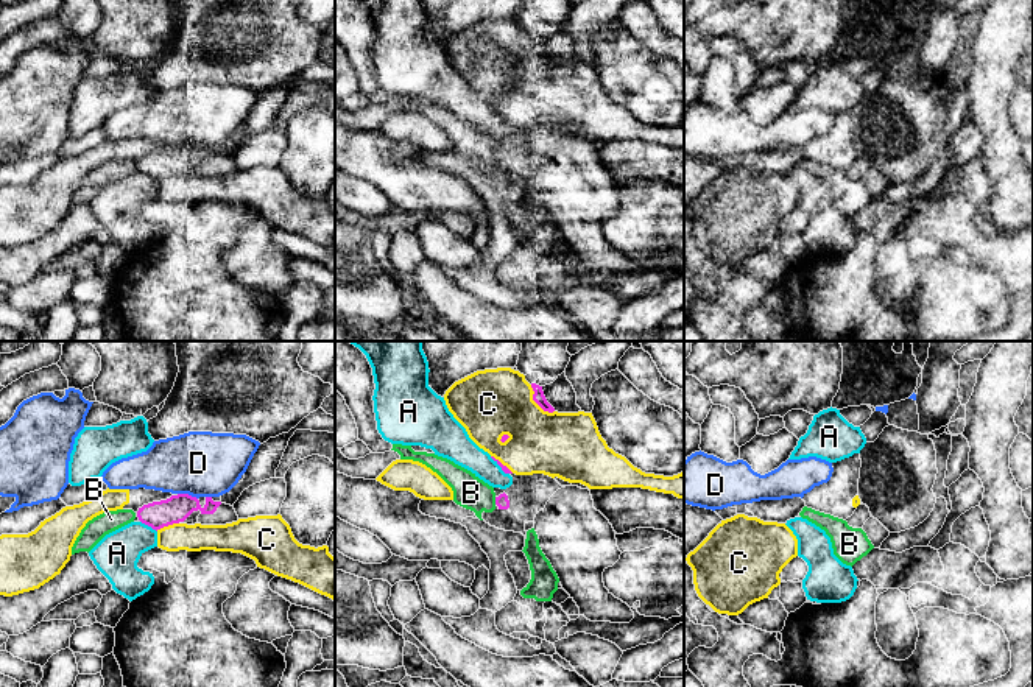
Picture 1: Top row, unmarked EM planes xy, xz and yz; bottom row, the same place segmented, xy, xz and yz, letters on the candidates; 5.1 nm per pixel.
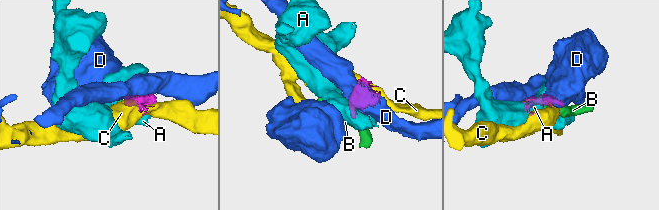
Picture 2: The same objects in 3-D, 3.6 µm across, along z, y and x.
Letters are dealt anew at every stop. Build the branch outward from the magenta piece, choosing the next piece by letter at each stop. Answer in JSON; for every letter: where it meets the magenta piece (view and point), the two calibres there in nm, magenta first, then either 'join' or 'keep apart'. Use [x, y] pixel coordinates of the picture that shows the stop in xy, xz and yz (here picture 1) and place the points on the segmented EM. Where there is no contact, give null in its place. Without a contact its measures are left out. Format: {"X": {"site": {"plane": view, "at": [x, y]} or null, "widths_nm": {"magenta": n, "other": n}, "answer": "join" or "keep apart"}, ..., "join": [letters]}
{"A": {"site": {"plane": "xy", "at": [148, 525]}, "widths_nm": {"magenta": 140, "other": 220}, "answer": "keep apart"}, "B": {"site": {"plane": "xz", "at": [496, 500]}, "widths_nm": {"magenta": 70, "other": 170}, "answer": "keep apart"}, "C": {"site": {"plane": "xz", "at": [536, 402]}, "widths_nm": {"magenta": 60, "other": 360}, "answer": "keep apart"}, "D": {"site": {"plane": "xy", "at": [187, 494]}, "widths_nm": {"magenta": 140, "other": 340}, "answer": "keep apart"}, "join": []}

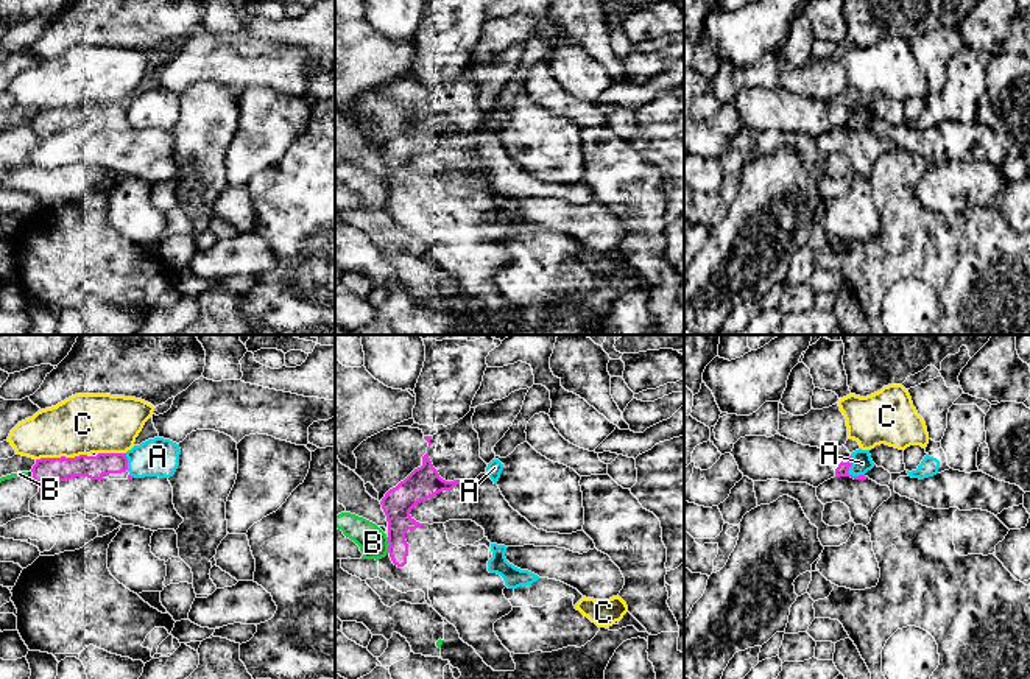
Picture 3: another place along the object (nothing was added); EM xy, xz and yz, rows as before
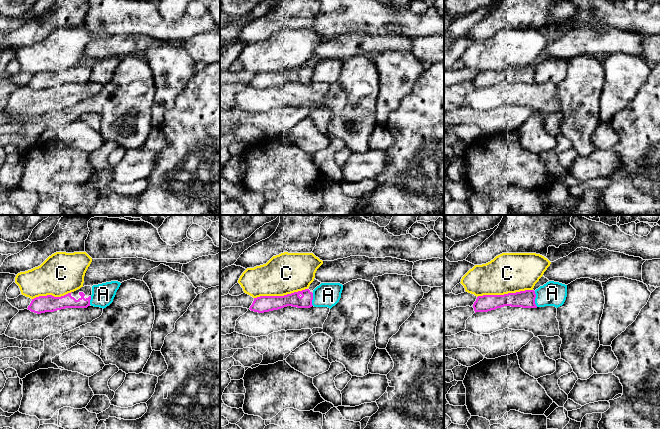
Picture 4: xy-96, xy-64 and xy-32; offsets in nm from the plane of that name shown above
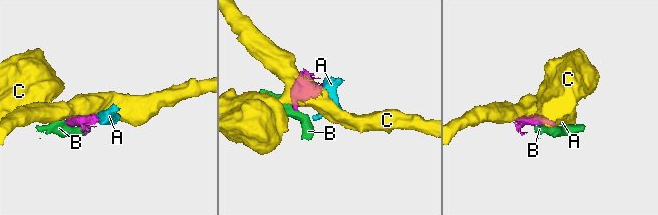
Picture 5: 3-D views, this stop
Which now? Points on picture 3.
{"A": {"site": {"plane": "yz", "at": [846, 472]}, "widths_nm": {"magenta": 60, "other": 100}, "answer": "keep apart"}, "B": {"site": {"plane": "xz", "at": [390, 545]}, "widths_nm": {"magenta": 160, "other": 150}, "answer": "keep apart"}, "C": {"site": {"plane": "xy", "at": [61, 457]}, "widths_nm": {"magenta": 140, "other": 320}, "answer": "keep apart"}, "join": []}

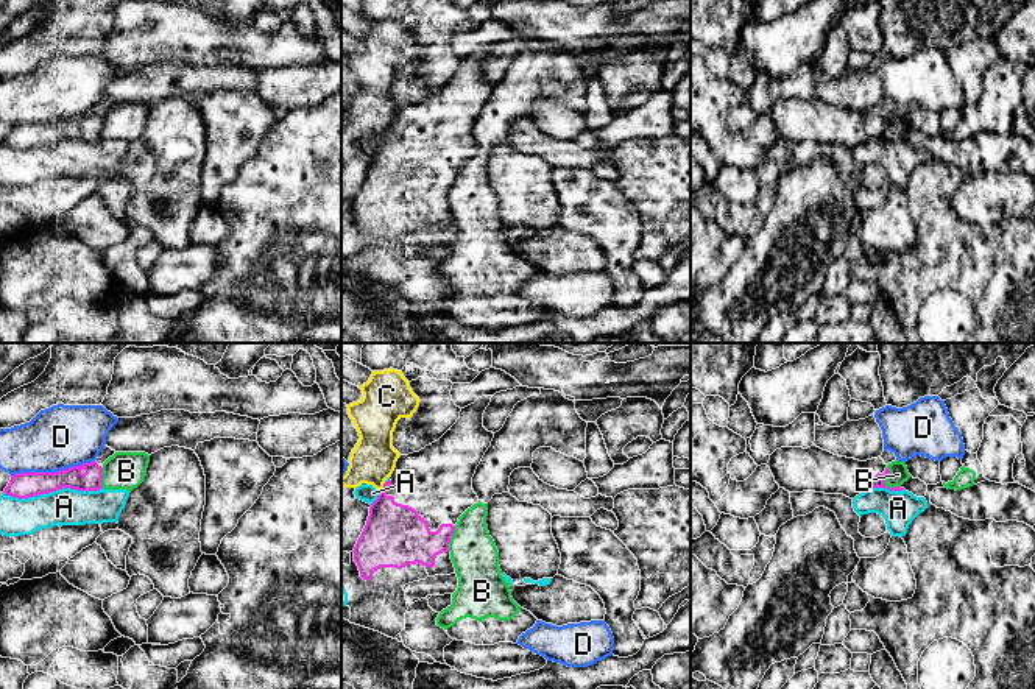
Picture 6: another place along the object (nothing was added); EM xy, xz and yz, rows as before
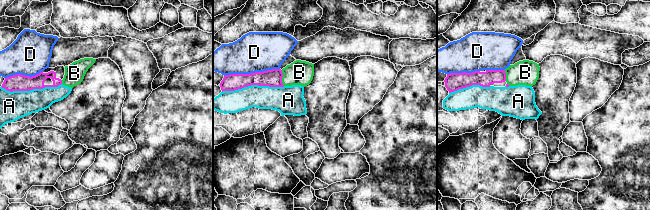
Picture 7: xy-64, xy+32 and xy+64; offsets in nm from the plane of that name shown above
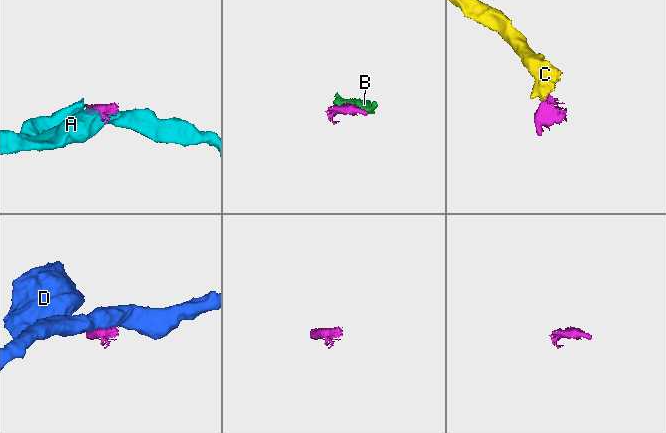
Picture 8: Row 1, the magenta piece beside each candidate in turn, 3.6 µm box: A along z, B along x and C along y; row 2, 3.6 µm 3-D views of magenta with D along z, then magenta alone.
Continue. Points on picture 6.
{"A": {"site": {"plane": "xy", "at": [52, 491]}, "widths_nm": {"magenta": 130, "other": 190}, "answer": "keep apart"}, "B": {"site": {"plane": "yz", "at": [883, 484]}, "widths_nm": {"magenta": 60, "other": 100}, "answer": "keep apart"}, "C": {"site": {"plane": "xz", "at": [384, 487]}, "widths_nm": {"magenta": 320, "other": 240}, "answer": "keep apart"}, "D": {"site": {"plane": "xy", "at": [52, 473]}, "widths_nm": {"magenta": 130, "other": 320}, "answer": "keep apart"}, "join": []}

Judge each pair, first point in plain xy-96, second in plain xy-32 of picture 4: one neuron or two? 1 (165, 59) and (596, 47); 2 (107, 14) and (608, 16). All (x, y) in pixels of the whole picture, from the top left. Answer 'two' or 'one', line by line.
1: two
2: one

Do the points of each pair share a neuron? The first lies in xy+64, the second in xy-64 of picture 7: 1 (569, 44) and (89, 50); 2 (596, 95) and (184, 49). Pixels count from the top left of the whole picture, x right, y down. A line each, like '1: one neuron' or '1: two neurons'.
1: one neuron
2: two neurons

